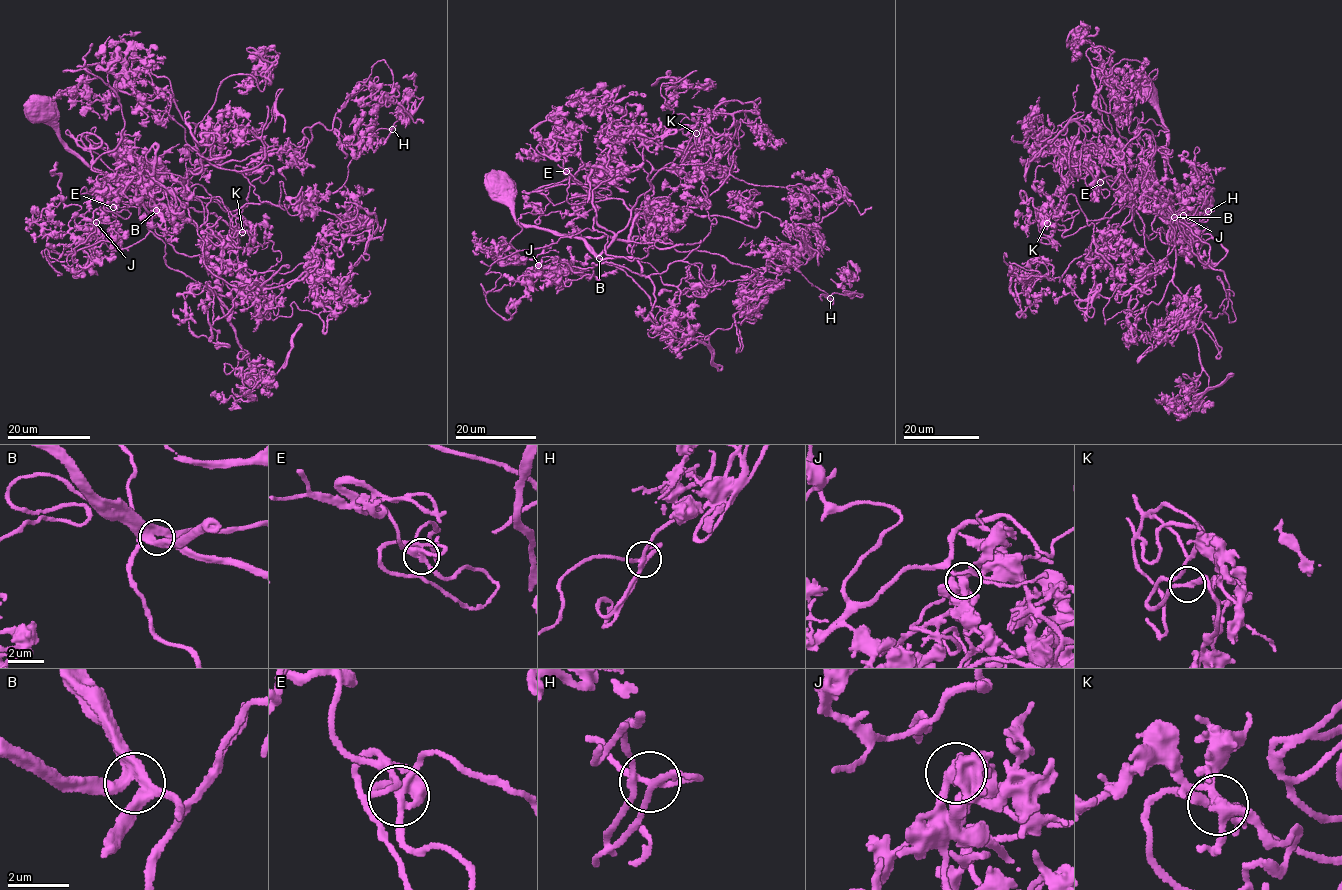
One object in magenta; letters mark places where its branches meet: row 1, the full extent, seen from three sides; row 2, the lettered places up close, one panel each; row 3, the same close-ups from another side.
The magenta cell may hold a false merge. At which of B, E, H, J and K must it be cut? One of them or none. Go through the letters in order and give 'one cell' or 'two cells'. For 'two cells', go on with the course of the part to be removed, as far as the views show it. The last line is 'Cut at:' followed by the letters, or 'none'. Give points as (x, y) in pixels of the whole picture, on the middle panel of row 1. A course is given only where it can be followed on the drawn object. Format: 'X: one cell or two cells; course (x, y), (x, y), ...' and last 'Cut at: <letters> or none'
B: one cell
E: one cell
H: one cell
J: two cells; course (538, 265), (536, 274), (526, 285), (525, 294), (508, 314)
K: one cell
Cut at: J

